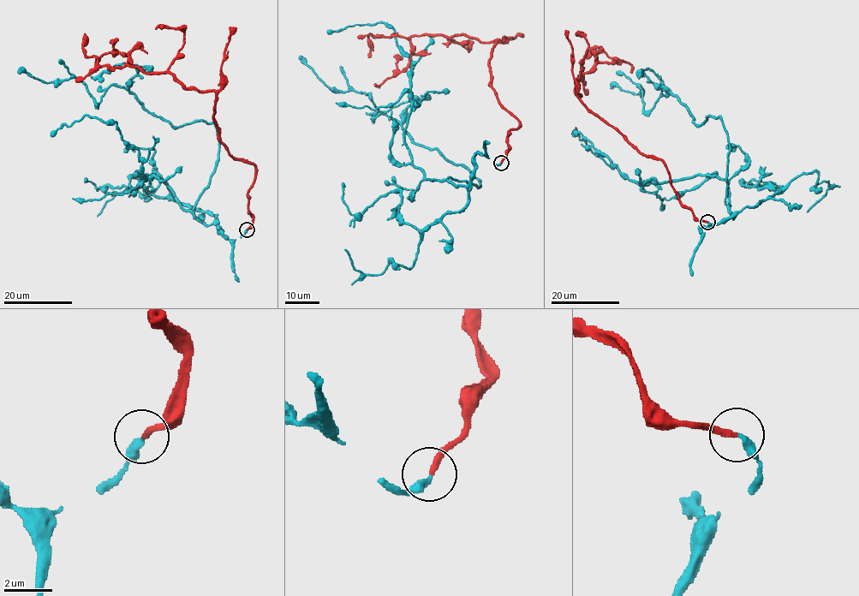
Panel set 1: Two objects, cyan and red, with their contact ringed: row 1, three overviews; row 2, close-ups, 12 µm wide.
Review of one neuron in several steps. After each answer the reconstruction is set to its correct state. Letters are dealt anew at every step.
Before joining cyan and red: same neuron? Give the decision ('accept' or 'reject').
accept

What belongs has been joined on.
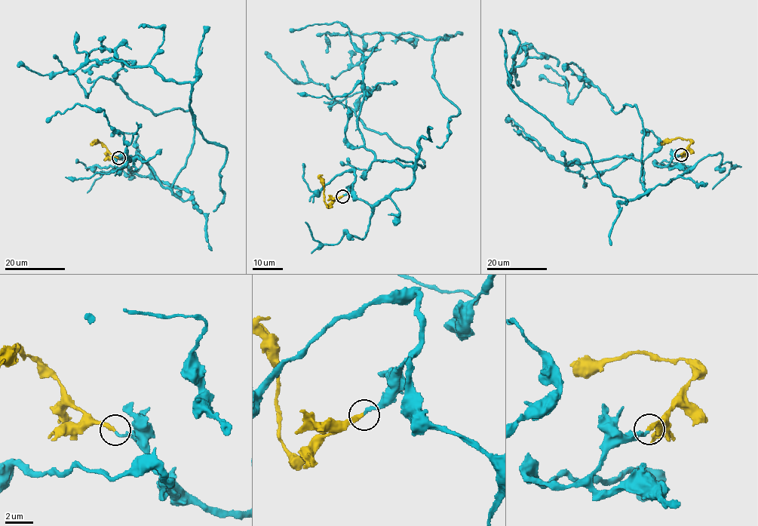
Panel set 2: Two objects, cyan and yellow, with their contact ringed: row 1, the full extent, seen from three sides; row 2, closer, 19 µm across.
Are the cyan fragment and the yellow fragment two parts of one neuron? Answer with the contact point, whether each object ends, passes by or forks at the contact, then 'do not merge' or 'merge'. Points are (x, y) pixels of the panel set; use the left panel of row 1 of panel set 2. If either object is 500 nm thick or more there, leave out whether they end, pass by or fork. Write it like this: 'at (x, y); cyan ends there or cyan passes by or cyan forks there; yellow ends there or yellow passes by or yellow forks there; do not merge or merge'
at (118, 158); cyan ends there; yellow ends there; merge

